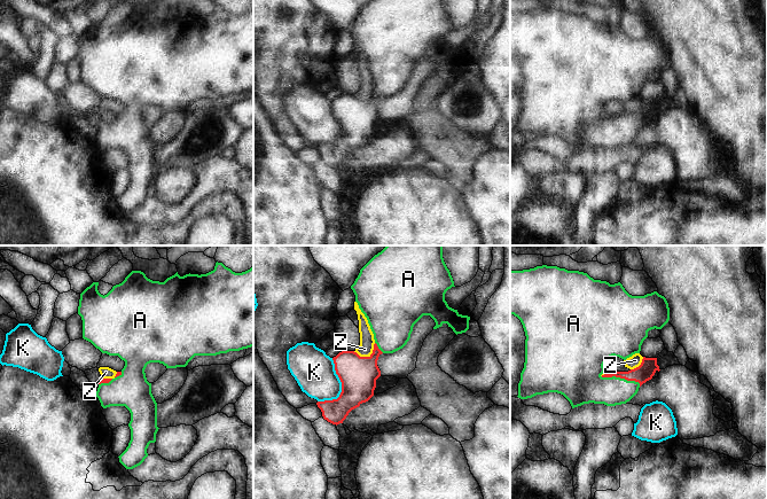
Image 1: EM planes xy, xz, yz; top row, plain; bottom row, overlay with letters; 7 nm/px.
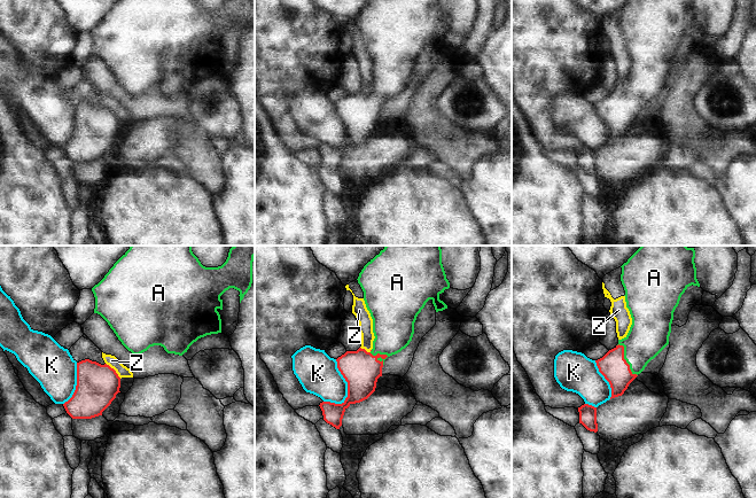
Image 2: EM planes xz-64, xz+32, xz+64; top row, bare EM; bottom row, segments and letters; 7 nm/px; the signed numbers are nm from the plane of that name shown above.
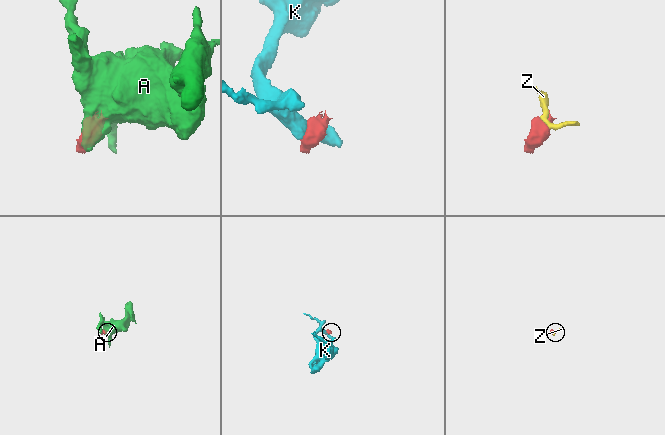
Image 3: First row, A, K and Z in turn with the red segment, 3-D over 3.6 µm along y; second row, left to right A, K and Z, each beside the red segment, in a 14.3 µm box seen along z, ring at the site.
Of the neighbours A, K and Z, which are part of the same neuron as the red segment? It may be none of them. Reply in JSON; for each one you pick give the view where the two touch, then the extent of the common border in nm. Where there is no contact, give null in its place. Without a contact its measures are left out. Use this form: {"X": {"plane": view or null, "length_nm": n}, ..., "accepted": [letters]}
{"A": {"plane": "yz", "length_nm": 280}, "accepted": ["A"]}

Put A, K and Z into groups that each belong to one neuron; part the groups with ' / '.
A / K / Z

